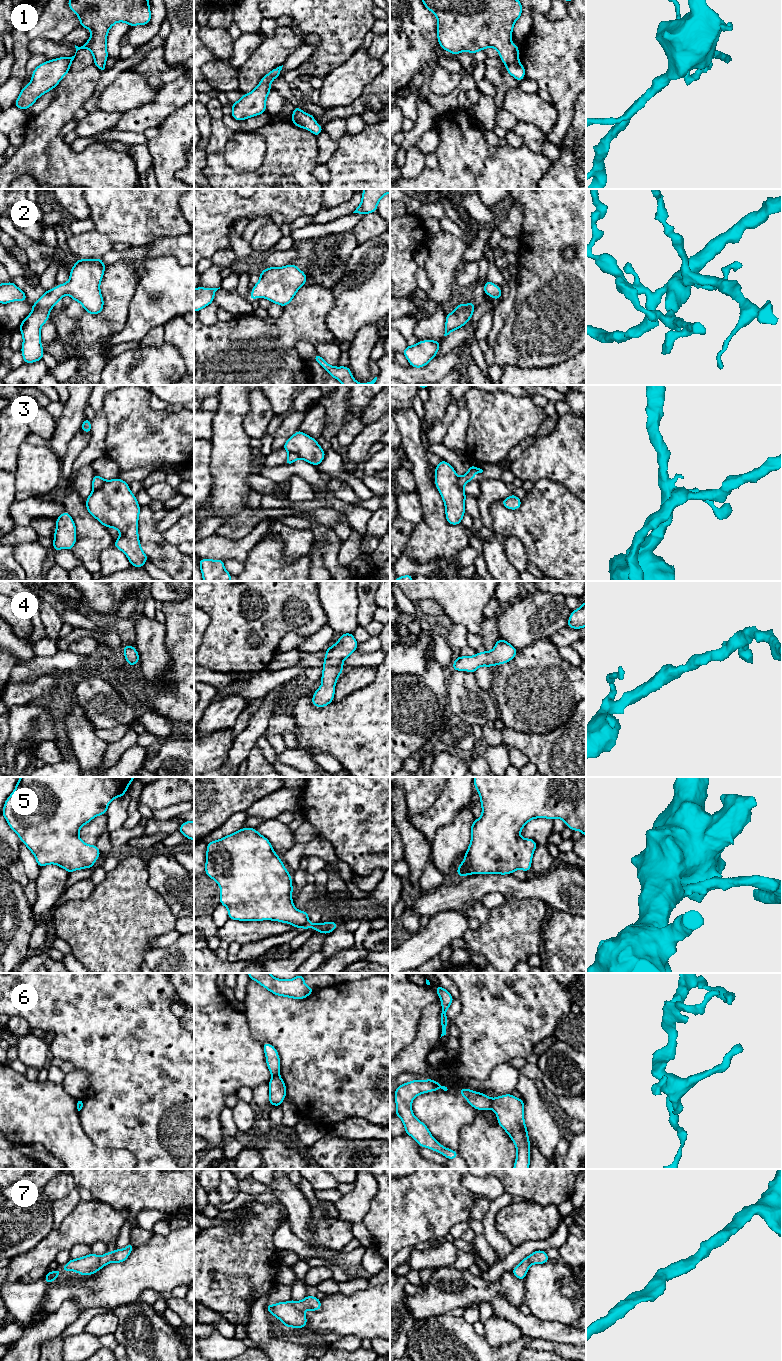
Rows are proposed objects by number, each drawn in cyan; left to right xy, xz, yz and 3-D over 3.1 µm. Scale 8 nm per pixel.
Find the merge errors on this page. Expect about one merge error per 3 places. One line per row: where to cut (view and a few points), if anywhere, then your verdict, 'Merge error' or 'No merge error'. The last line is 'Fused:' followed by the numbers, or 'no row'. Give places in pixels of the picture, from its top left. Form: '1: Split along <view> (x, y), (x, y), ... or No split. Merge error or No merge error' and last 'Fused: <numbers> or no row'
1: Split along yz (518, 60), (506, 67). Merge error
2: No split. No merge error
3: Split along xy (104, 480), (99, 487), (93, 490). Merge error
4: No split. No merge error
5: No split. No merge error
6: Split along yz (492, 1099), (490, 1107). Merge error
7: No split. No merge error
Fused: 1, 3, 6

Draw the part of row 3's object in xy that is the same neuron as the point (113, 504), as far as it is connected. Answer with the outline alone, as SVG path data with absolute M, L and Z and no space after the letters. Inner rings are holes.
M120 478L104 480L102 486L92 490L87 497L86 507L90 515L95 517L103 526L119 531L120 537L114 541L114 546L126 554L132 566L143 568L148 557L140 546L138 536L140 506L136 496L130 491L129 484Z

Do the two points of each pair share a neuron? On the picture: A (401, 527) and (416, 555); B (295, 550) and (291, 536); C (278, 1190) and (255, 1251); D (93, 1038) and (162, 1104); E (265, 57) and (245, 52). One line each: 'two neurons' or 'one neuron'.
A: two neurons
B: one neuron
C: two neurons
D: one neuron
E: two neurons

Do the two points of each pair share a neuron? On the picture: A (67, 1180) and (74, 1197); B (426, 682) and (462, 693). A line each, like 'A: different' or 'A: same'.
A: different
B: different

